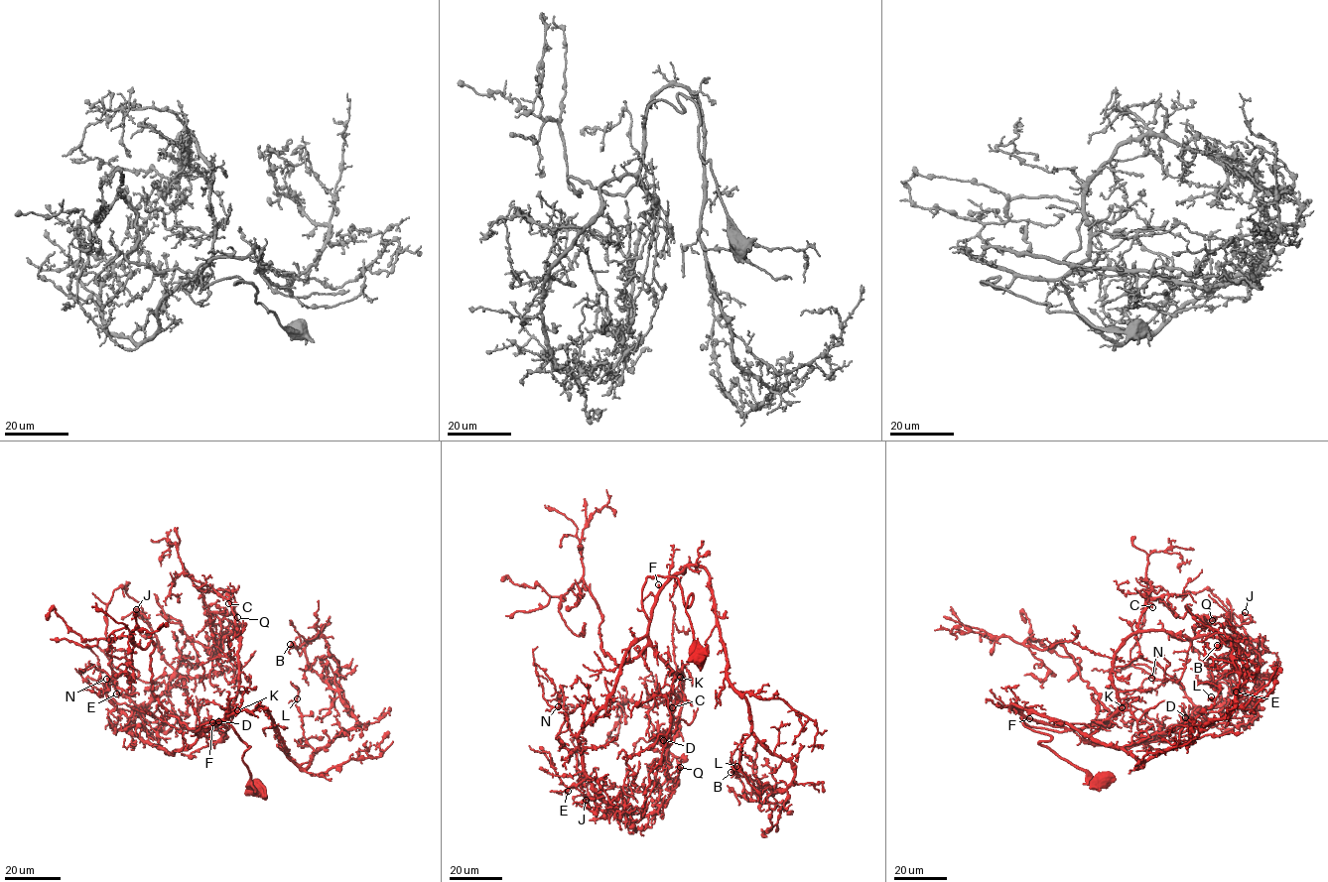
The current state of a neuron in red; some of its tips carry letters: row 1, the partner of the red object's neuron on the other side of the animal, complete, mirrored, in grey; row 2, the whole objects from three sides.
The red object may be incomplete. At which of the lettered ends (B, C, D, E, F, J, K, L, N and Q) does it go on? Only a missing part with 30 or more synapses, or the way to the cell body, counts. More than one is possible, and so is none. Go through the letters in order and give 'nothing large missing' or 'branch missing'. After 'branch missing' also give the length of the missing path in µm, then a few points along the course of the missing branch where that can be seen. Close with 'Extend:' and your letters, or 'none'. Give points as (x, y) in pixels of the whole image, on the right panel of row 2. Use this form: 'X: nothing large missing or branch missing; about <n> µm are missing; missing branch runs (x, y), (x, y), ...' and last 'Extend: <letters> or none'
B: nothing large missing
C: nothing large missing
D: nothing large missing
E: nothing large missing
F: branch missing; about 25 µm are missing; missing branch runs (1029, 718), (994, 708), (990, 710)
J: nothing large missing
K: nothing large missing
L: nothing large missing
N: nothing large missing
Q: nothing large missing
Extend: F

